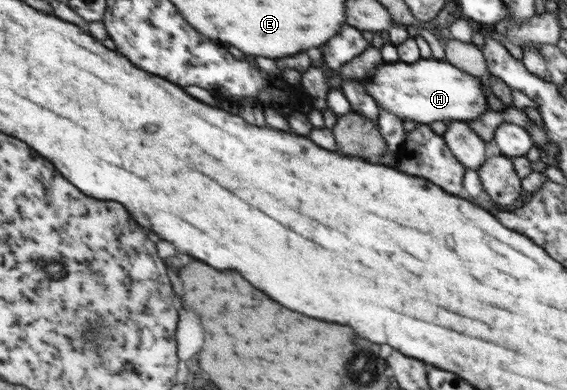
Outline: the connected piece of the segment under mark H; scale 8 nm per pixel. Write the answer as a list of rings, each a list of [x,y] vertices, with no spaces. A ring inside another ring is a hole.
[[[431,57],[414,63],[382,62],[370,76],[354,80],[364,87],[379,109],[386,109],[386,113],[392,113],[402,121],[415,121],[416,125],[428,125],[432,121],[470,121],[489,109],[482,91],[487,81]]]

